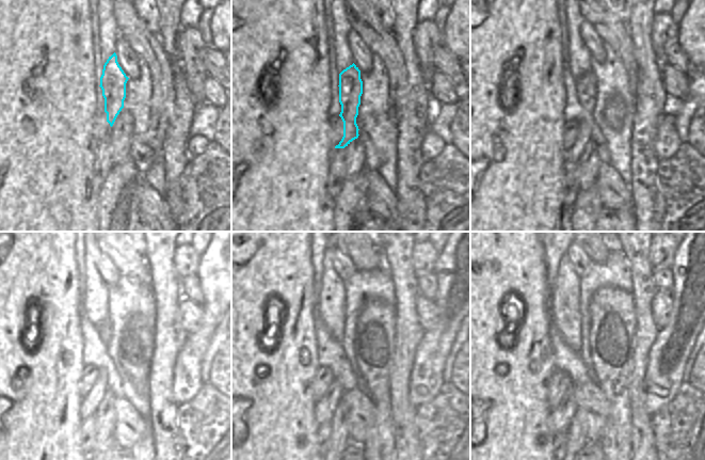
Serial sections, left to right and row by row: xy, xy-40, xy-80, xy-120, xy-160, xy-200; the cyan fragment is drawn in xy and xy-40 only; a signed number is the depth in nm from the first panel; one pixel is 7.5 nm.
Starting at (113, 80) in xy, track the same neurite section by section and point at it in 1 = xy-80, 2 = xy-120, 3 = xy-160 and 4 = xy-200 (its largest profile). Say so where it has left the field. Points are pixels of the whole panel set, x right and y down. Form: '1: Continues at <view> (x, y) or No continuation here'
1: Continues at xy-80 (586, 89)
2: Continues at xy-120 (90, 402)
3: Continues at xy-160 (324, 408)
4: Continues at xy-200 (560, 418).

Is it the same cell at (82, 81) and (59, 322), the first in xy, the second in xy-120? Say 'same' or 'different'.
same

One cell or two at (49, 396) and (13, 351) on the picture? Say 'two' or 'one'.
one

